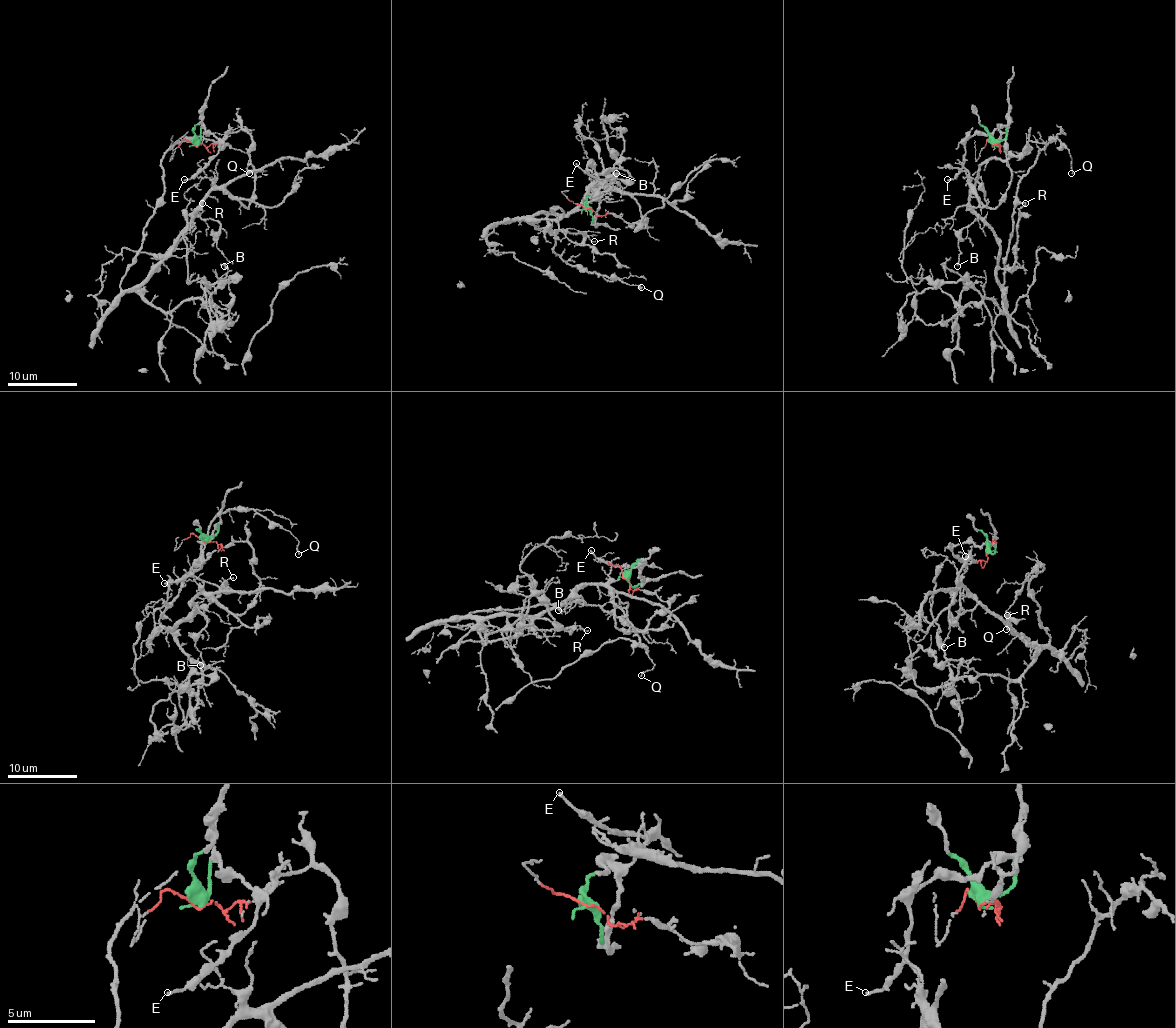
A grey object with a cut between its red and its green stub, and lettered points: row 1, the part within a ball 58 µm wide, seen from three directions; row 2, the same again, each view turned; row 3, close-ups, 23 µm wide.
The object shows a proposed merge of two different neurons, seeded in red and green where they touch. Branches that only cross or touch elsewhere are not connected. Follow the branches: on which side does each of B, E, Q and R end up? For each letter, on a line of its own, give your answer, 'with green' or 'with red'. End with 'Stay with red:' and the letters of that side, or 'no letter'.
B: with red
E: with green
Q: with red
R: with red
Stay with red: B, Q, R

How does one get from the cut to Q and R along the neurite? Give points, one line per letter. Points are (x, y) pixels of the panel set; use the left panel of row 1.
Q: (195, 145), (244, 129), (255, 199), (213, 190), (122, 289), (164, 154), (204, 136), (242, 150), (249, 173)
R: (195, 145), (208, 147), (244, 129), (251, 138), (255, 199), (248, 208), (213, 190), (155, 269), (202, 202)

